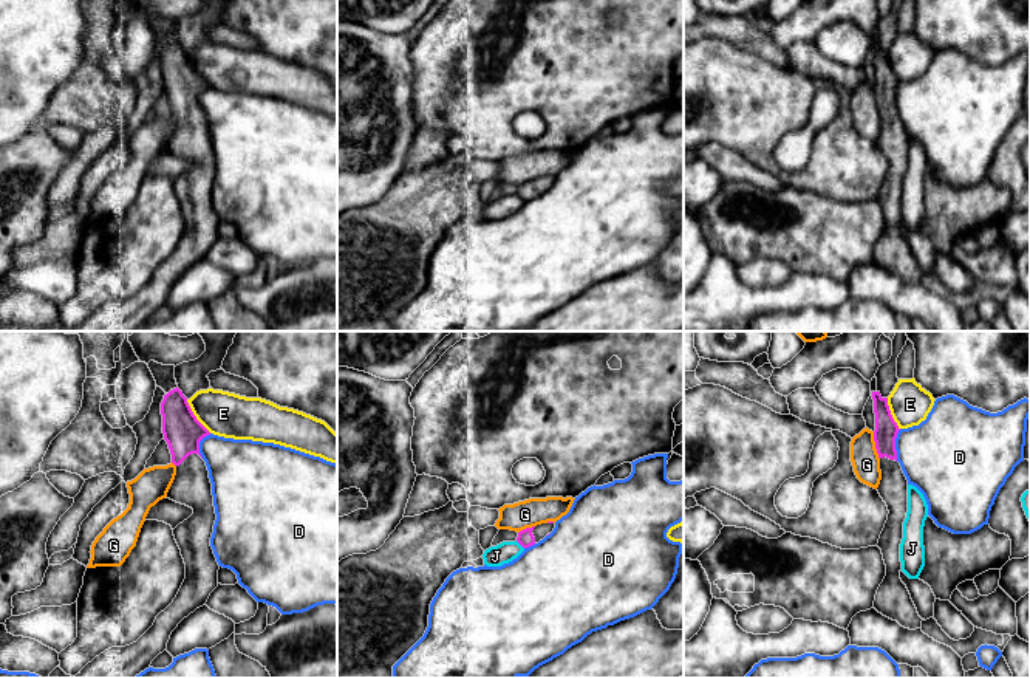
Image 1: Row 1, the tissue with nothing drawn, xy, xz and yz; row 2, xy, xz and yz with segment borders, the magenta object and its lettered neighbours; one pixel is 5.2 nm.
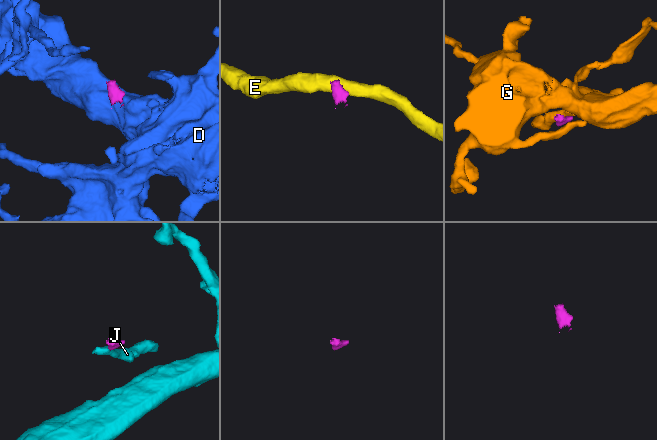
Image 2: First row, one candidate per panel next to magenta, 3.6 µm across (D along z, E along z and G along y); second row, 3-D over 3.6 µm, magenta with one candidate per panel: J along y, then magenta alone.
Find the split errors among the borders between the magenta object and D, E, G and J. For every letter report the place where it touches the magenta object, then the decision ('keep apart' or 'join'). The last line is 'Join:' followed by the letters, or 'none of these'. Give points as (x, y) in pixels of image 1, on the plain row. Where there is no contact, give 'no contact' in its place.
D: contact yz (894, 98); keep apart
E: contact xy (195, 70); keep apart
G: contact yz (876, 99); keep apart
J: contact xz (520, 197); keep apart
Join: none of these

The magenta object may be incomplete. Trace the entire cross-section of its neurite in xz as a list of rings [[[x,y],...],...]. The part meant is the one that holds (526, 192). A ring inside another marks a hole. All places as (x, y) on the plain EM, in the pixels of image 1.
[[[547,175],[547,176],[541,176],[532,181],[526,181],[523,184],[518,186],[517,195],[523,200],[523,201],[529,201],[535,197],[538,197],[540,193],[543,193],[546,189],[549,189],[555,181],[554,175]]]

